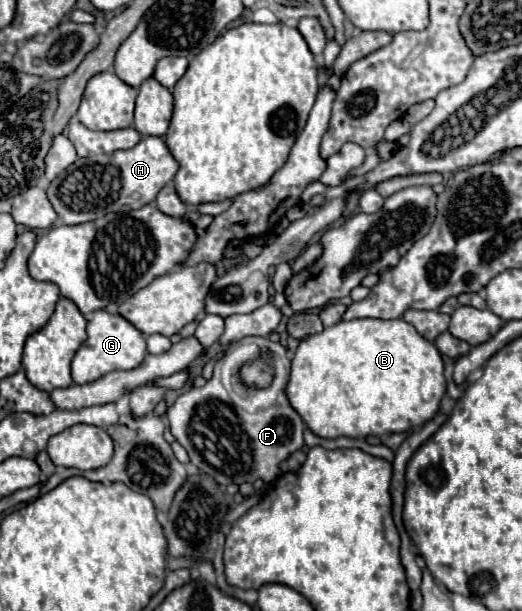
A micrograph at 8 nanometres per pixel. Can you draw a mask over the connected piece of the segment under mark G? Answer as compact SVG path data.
M95 310L95 312L91 312L89 322L87 322L87 340L77 350L73 364L71 364L73 382L75 384L89 384L91 380L99 380L99 376L105 376L107 372L137 368L145 356L147 356L145 336L131 322L127 322L119 314Z

